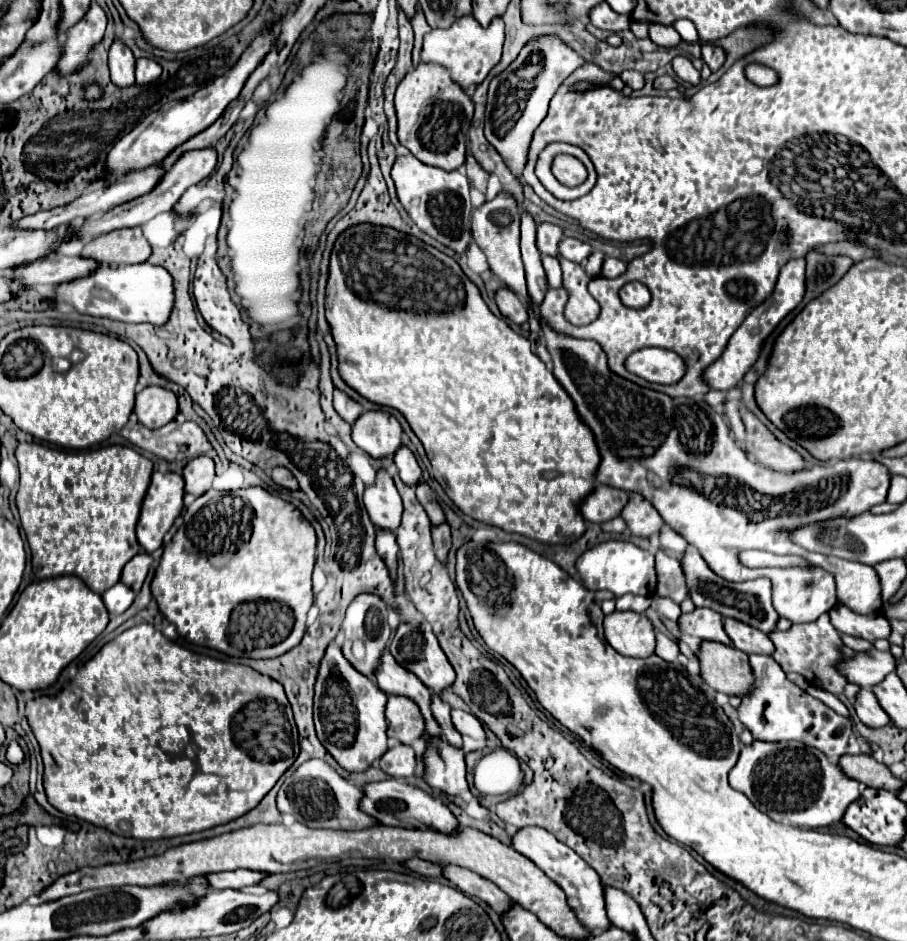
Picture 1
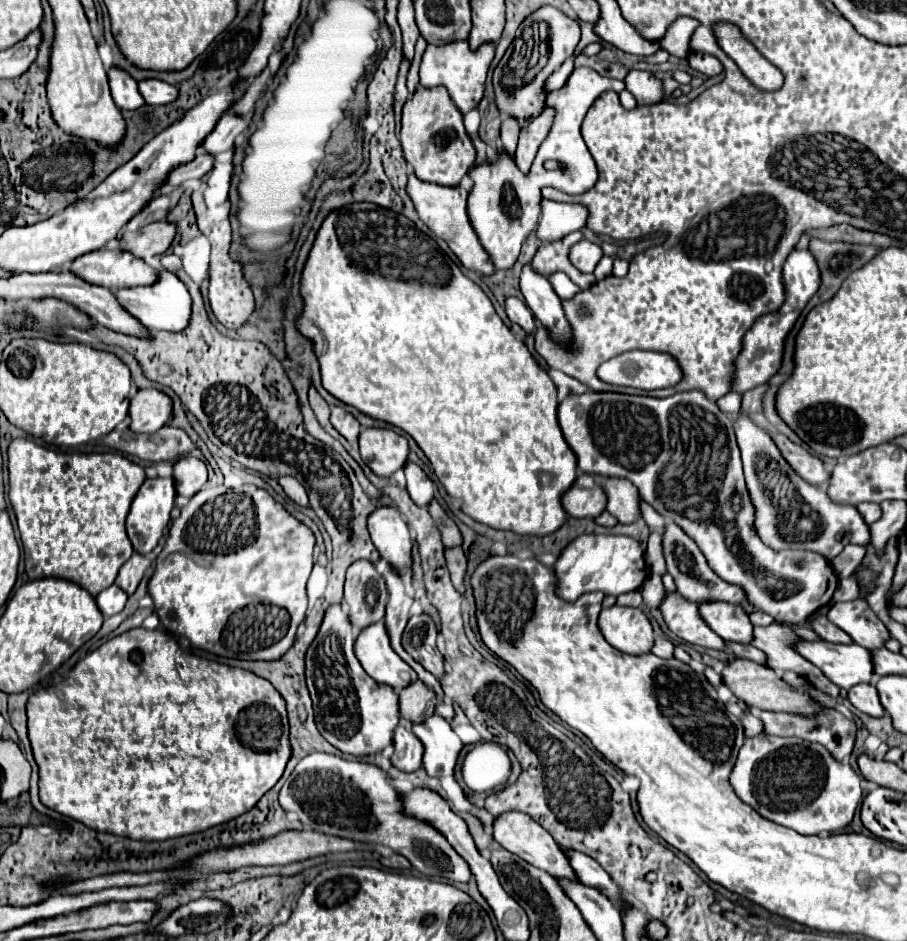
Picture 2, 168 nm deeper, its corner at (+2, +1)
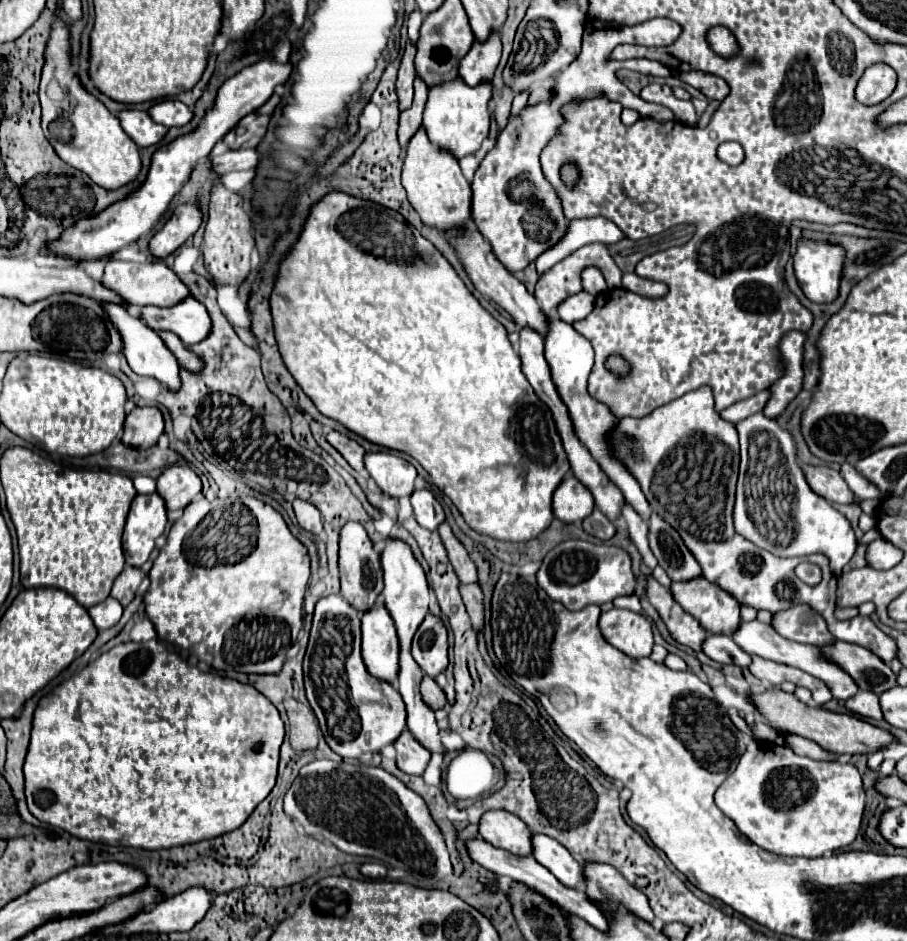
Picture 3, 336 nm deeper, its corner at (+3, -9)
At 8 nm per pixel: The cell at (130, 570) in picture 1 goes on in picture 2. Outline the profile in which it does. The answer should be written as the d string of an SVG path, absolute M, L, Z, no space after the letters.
M134 552L132 558L120 568L118 578L116 578L116 586L120 586L128 594L134 594L136 588L138 588L138 584L140 584L140 580L142 580L142 576L144 576L144 572L146 572L146 568L150 564L152 562L144 554Z

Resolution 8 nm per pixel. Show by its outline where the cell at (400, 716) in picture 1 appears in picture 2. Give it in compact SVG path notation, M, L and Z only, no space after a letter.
M420 680L406 686L398 694L400 702L400 718L408 724L418 724L418 720L426 720L426 716L432 716L436 706L436 694L424 686Z

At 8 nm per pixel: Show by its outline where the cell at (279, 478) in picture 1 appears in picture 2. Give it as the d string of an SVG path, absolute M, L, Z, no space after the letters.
M282 476L282 478L278 478L278 484L284 488L284 492L286 492L296 504L308 506L306 490L304 490L304 486L302 486L296 478L292 478L292 476Z

